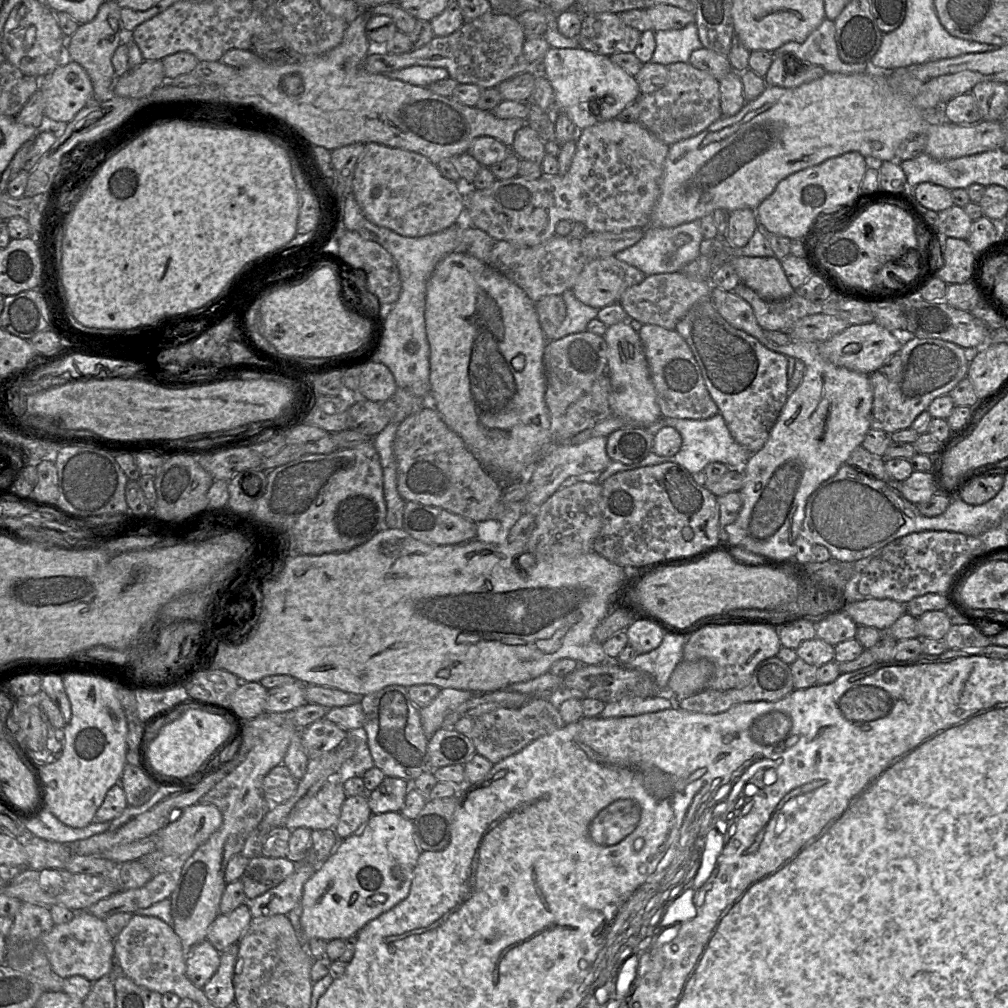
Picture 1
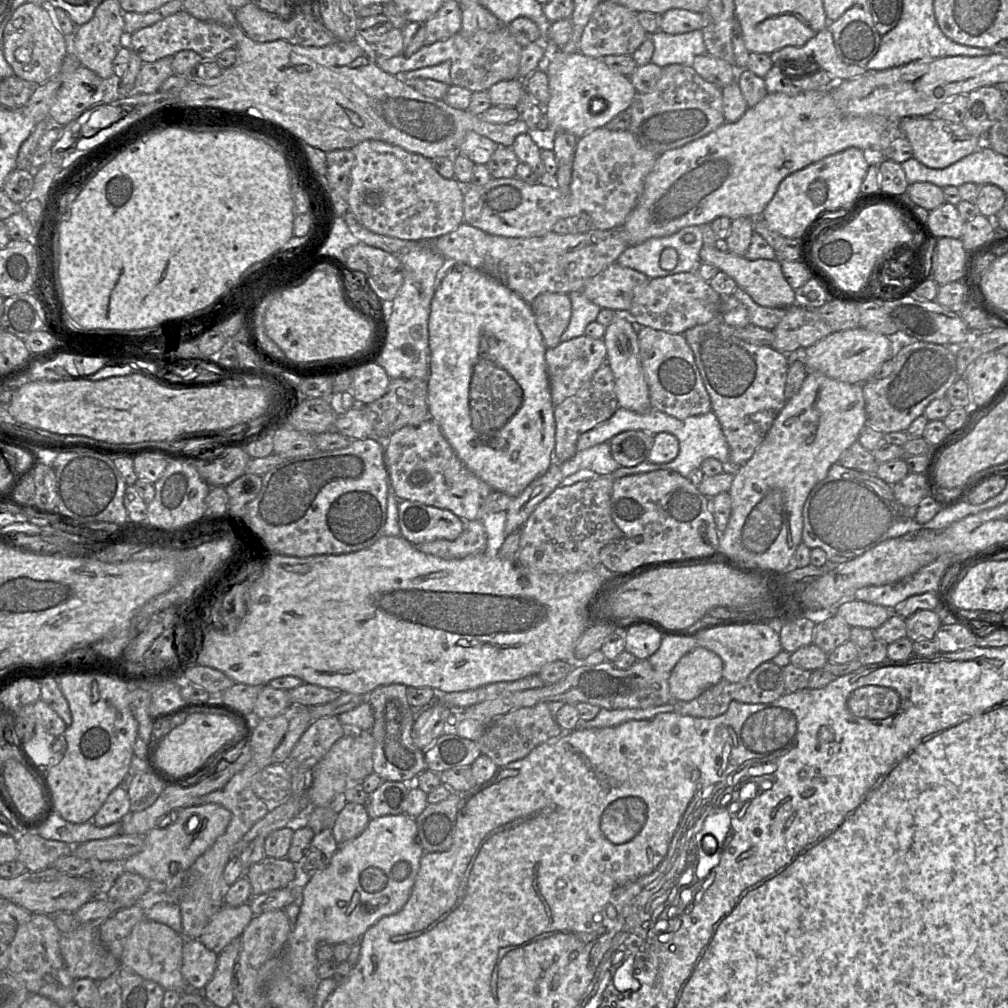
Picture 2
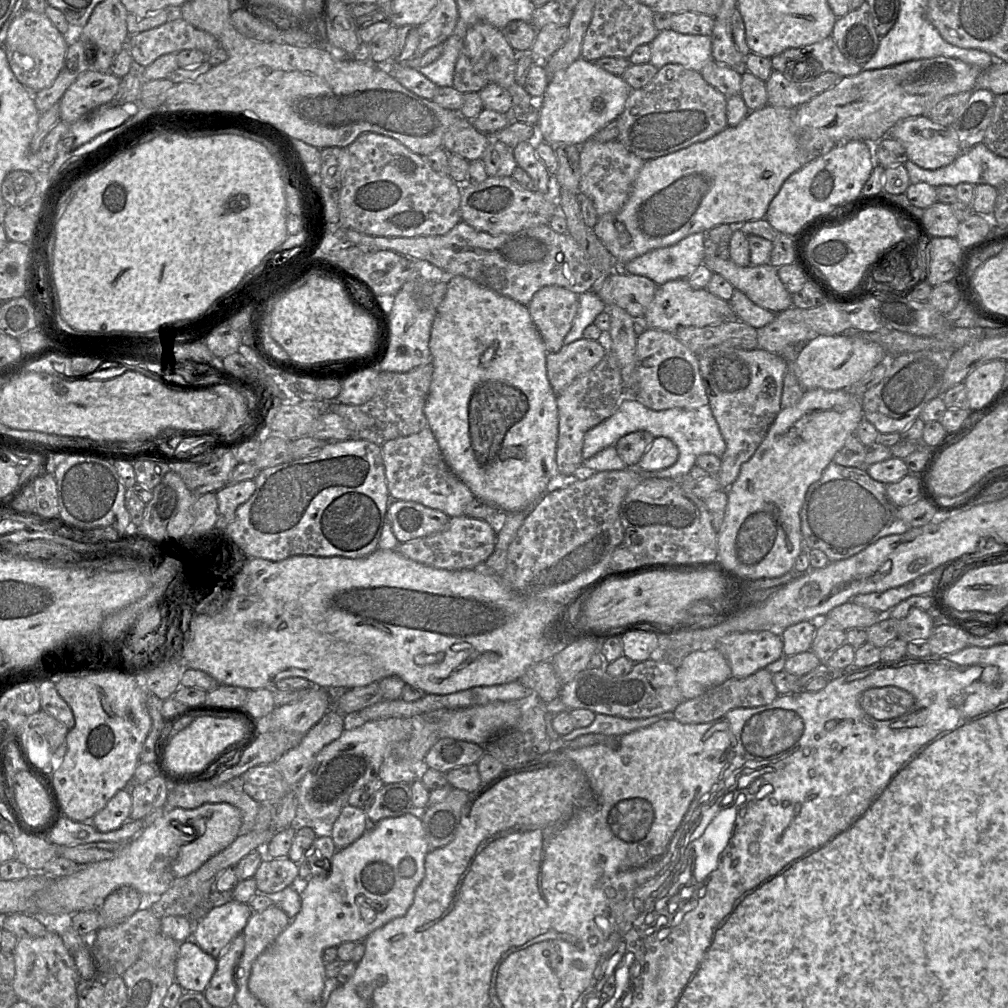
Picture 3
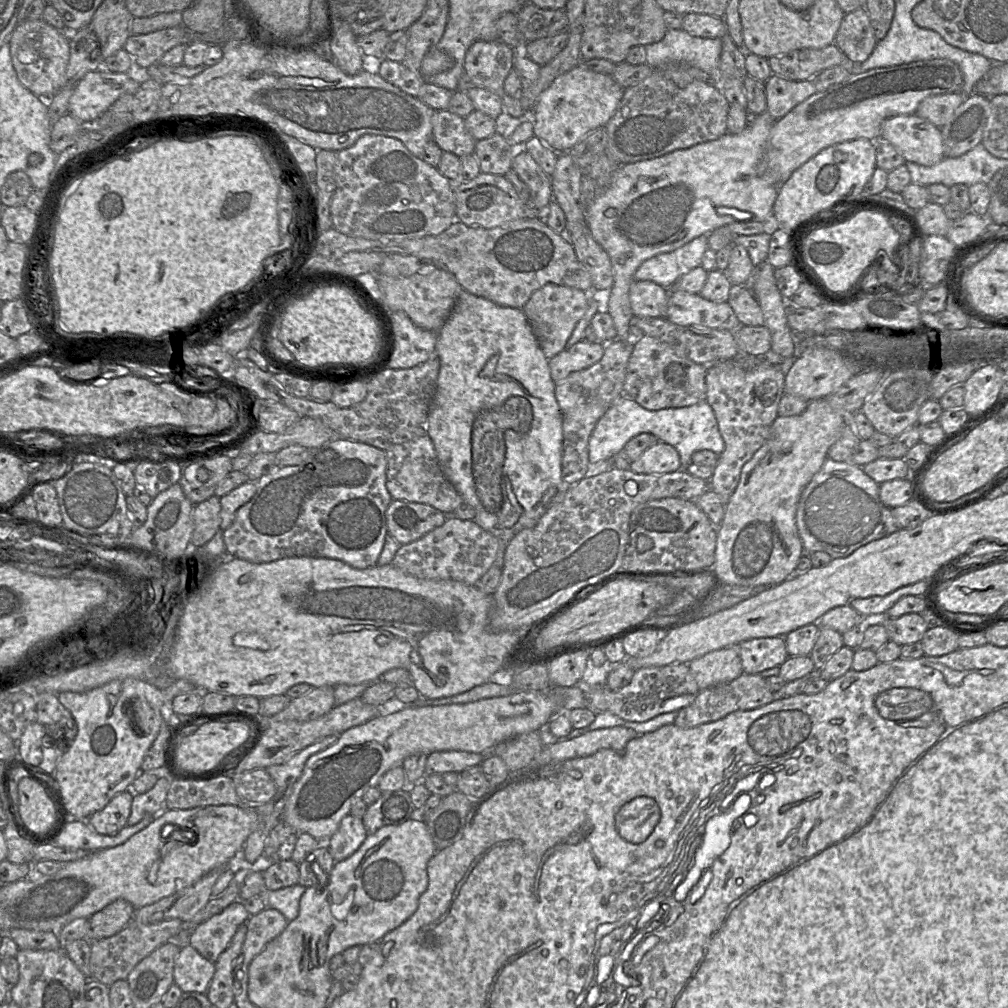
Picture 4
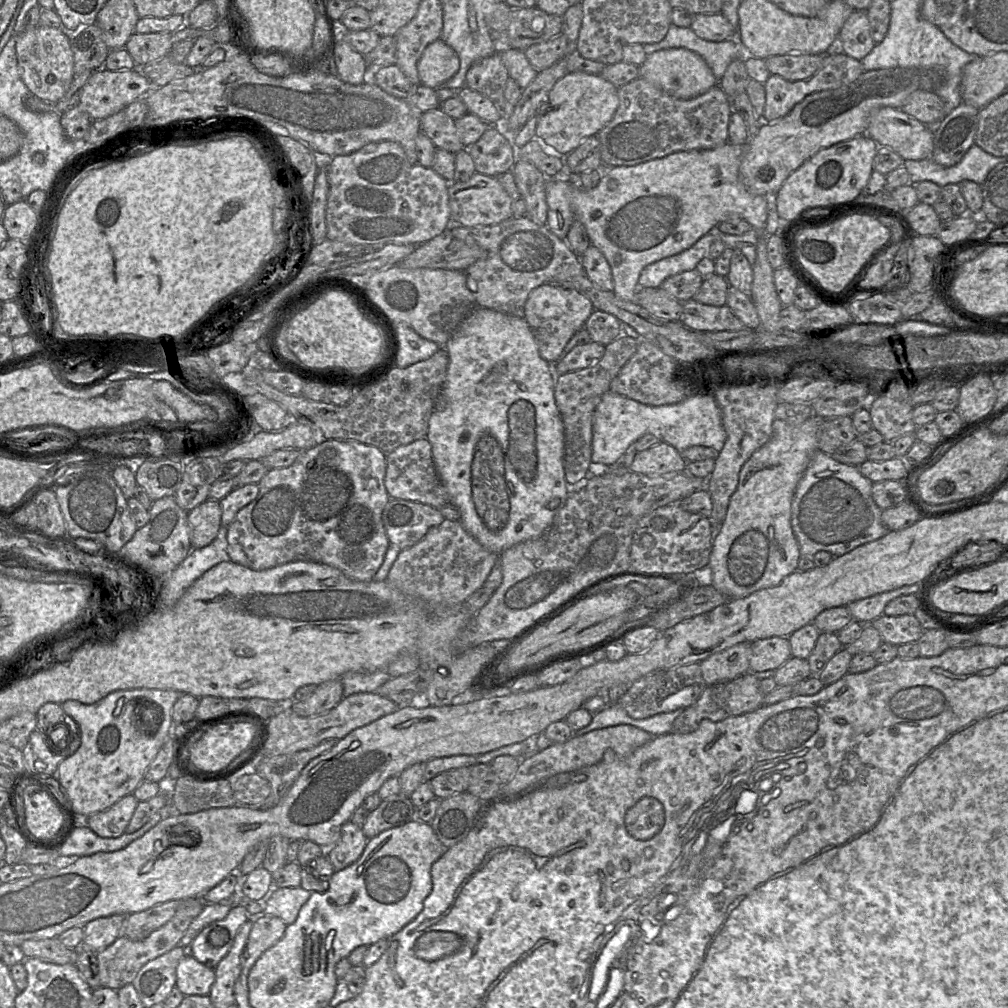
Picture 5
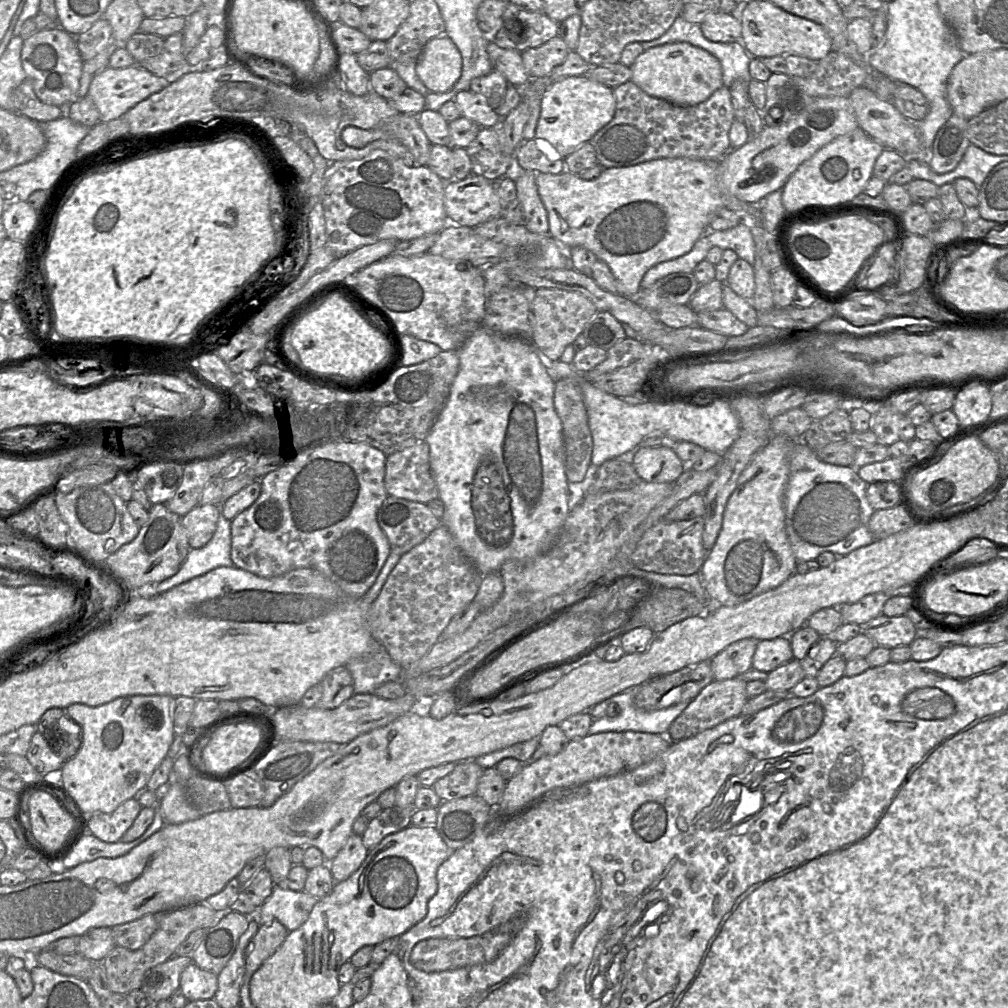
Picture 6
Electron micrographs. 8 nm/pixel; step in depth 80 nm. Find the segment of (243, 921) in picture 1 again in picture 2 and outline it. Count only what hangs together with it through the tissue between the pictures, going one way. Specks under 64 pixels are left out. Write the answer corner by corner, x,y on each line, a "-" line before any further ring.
249,903
237,907
222,906
210,919
198,940
217,955
236,938
240,938
254,914

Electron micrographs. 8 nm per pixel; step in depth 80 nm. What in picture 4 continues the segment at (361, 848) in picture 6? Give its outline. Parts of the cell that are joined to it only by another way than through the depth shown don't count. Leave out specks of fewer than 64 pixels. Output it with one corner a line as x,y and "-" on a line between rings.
350,813
342,819
338,830
330,837
330,839
321,842
327,844
332,857
337,863
353,855
363,844
368,835
369,833
364,826
363,820

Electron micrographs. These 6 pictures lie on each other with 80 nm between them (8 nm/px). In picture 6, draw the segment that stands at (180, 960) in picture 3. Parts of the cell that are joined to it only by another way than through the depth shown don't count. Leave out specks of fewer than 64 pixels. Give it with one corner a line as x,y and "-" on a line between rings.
194,962
181,973
179,989
188,1001
212,999
217,987
217,975
201,969

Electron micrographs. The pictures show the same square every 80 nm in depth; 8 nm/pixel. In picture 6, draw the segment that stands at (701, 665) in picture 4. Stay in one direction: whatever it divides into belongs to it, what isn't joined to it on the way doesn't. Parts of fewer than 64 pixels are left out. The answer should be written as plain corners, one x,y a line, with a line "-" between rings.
746,638
730,644
710,660
714,680
732,679
752,668
759,640

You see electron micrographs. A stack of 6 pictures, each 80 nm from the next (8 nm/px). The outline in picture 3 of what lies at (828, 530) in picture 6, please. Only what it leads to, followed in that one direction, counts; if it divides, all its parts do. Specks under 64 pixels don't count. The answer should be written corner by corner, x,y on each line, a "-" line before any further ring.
833,461
825,468
820,479
809,486
800,518
805,549
823,551
830,562
849,558
882,537
902,534
910,529
900,518
899,507
887,496
885,484
874,480
866,468
845,467

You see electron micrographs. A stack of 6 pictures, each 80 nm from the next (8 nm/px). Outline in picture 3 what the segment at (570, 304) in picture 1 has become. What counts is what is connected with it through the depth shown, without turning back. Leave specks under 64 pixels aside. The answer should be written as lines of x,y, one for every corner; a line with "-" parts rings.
592,291
579,294
579,306
574,322
564,338
564,345
583,338
584,329
592,324
598,314
605,310
603,301

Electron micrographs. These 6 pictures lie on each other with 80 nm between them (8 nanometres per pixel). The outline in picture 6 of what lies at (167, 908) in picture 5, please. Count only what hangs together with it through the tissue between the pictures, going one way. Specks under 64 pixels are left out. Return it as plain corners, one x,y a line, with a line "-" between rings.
148,914
137,920
113,926
111,929
115,945
130,950
141,948
158,929
158,916

